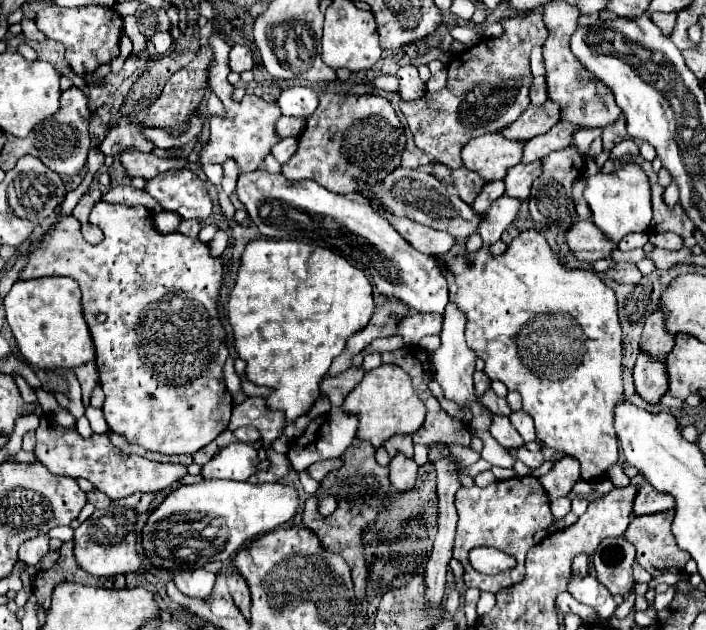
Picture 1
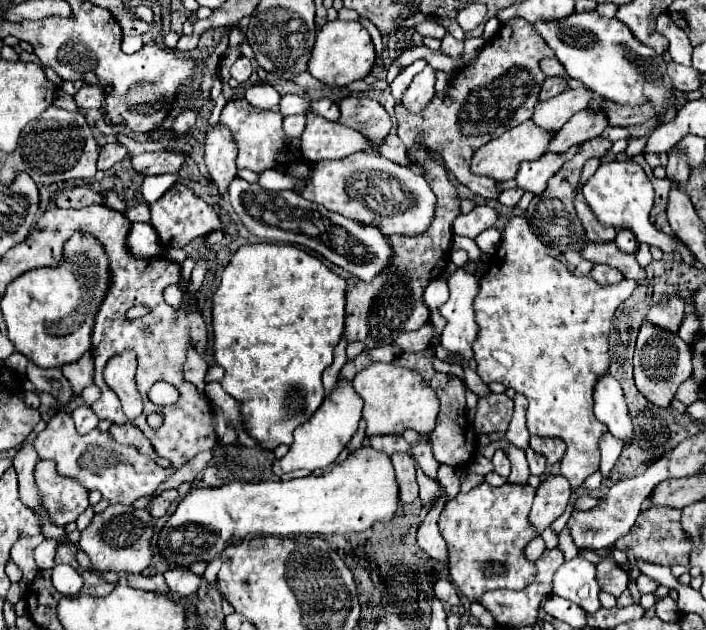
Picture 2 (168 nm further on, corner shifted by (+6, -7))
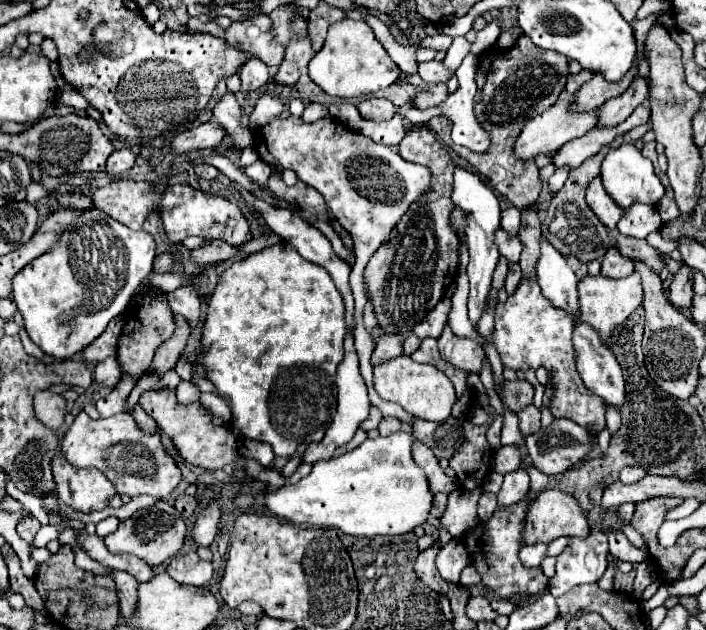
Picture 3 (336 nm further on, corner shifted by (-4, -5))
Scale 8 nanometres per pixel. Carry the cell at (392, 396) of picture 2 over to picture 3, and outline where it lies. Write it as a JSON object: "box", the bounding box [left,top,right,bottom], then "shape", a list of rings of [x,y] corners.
{"box":[374,354,456,422],"shape":[[[406,354],[392,358],[380,366],[374,366],[374,388],[380,394],[380,398],[388,402],[396,402],[408,414],[418,416],[422,420],[432,420],[432,422],[444,422],[450,416],[452,406],[456,402],[454,386],[444,376],[444,372],[440,372],[430,364],[418,364]]]}

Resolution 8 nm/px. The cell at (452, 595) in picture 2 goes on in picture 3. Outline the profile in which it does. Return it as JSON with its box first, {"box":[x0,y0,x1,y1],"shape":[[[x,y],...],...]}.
{"box":[460,564,480,586],"shape":[[[472,564],[462,570],[460,584],[466,584],[466,586],[476,586],[476,584],[480,584],[480,574],[476,572],[476,568],[472,568]]]}

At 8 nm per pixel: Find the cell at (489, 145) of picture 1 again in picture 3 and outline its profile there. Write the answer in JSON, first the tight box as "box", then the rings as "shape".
{"box":[514,98,598,158],"shape":[[[564,98],[564,100],[558,100],[556,104],[552,104],[548,110],[544,110],[540,116],[532,118],[524,126],[522,134],[518,136],[518,140],[514,144],[514,154],[518,158],[534,158],[536,154],[548,154],[548,152],[560,150],[566,142],[570,142],[574,138],[580,138],[586,132],[590,132],[596,126],[596,112],[598,110],[592,110],[592,112],[570,112],[572,106],[574,106],[574,98]]]}

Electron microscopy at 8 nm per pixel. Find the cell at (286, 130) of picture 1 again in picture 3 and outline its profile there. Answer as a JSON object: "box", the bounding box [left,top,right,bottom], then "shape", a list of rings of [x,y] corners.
{"box":[302,104,330,122],"shape":[[[308,104],[304,114],[302,114],[302,120],[304,122],[316,122],[320,118],[328,118],[330,112],[328,112],[328,106],[322,106],[322,104]]]}

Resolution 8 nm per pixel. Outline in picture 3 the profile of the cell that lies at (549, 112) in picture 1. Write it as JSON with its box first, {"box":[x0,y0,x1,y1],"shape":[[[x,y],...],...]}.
{"box":[574,50,646,112],"shape":[[[640,50],[636,54],[636,64],[632,64],[632,72],[628,72],[628,76],[624,76],[624,80],[618,80],[616,84],[612,84],[610,80],[604,80],[604,76],[594,76],[590,82],[586,82],[576,94],[574,110],[578,110],[578,112],[598,110],[600,104],[604,104],[606,100],[620,96],[620,92],[624,92],[632,84],[632,80],[636,78],[640,56],[646,56],[646,52]]]}

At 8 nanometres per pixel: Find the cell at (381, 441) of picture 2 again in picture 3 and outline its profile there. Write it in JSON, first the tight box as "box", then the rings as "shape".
{"box":[378,416,412,436],"shape":[[[384,416],[378,424],[378,430],[380,430],[380,436],[390,436],[394,432],[412,432],[412,426],[398,420],[398,418],[392,418],[392,416]]]}

